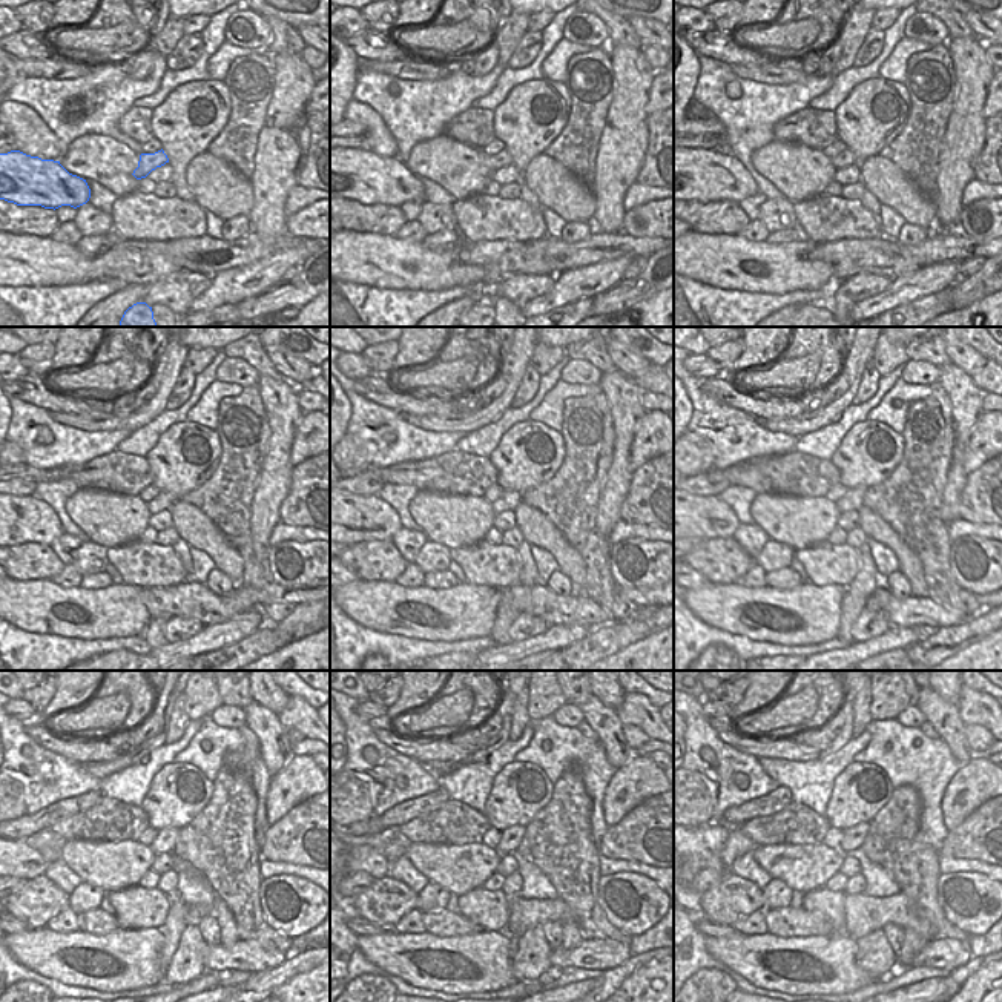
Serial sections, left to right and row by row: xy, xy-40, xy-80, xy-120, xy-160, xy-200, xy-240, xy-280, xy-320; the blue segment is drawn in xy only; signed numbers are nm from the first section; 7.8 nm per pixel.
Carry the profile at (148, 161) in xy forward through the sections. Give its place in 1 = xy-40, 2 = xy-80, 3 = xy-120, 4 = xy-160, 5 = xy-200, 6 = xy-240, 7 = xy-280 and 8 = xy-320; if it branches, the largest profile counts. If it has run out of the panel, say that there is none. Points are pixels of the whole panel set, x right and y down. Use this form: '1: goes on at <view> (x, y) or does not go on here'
1: goes on at xy-40 (500, 160)
2: goes on at xy-80 (846, 158)
3: goes on at xy-120 (163, 500)
4: goes on at xy-160 (508, 500)
5: goes on at xy-200 (852, 500)
6: goes on at xy-240 (164, 841)
7: goes on at xy-280 (511, 837)
8: goes on at xy-320 (853, 837)

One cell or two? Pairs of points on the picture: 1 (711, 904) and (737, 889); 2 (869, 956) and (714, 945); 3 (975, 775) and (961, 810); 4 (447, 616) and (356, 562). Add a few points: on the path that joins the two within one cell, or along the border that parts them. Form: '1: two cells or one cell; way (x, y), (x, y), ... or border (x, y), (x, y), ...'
1: one cell; way (717, 904), (721, 904), (731, 895)
2: two cells; border (855, 941), (858, 949), (856, 964), (873, 979)
3: one cell; way (973, 784), (965, 792), (965, 801)
4: two cells; border (359, 579), (393, 582)

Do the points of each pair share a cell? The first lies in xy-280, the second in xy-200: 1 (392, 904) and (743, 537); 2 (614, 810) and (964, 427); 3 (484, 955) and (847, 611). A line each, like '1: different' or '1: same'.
1: different
2: different
3: different

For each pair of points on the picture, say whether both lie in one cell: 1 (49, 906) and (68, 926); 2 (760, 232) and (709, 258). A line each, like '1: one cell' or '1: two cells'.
1: two cells
2: two cells

